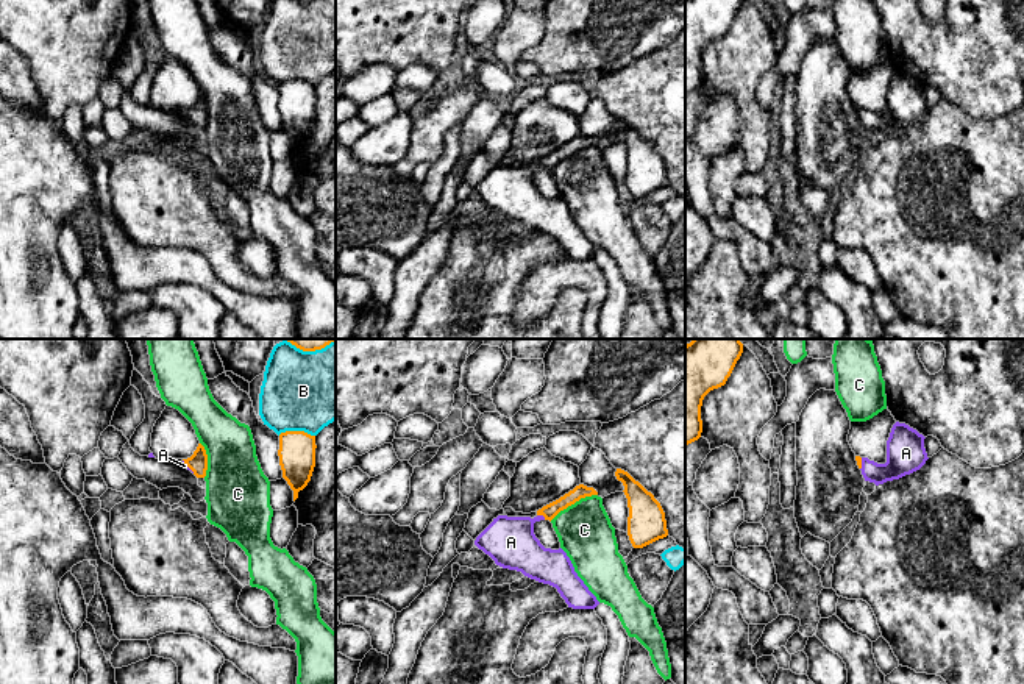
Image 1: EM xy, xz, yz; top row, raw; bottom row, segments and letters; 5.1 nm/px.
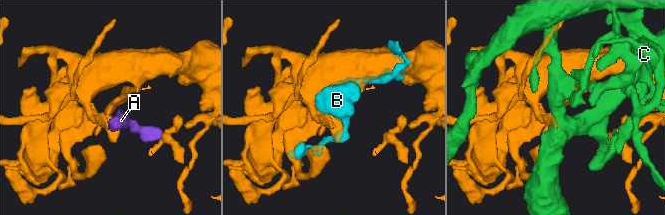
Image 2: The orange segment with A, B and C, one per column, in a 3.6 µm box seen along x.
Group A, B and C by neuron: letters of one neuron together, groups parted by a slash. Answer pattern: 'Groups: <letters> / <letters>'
Groups: A / B C

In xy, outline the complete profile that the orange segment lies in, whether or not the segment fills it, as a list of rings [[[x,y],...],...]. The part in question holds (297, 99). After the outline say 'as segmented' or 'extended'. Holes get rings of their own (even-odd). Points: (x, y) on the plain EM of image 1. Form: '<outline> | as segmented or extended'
[[[286,81],[279,84],[279,116],[283,128],[293,141],[293,151],[298,142],[311,131],[315,117],[315,86],[304,81]]] | as segmented

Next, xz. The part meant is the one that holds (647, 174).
[[[617,119],[615,126],[624,136],[628,148],[628,186],[634,198],[643,198],[668,186],[660,153],[628,122]]] | as segmented

